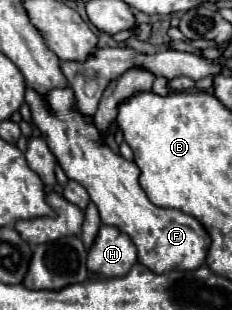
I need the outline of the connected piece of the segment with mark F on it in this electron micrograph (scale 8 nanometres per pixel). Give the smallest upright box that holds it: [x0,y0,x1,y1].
[26,87,210,273]

